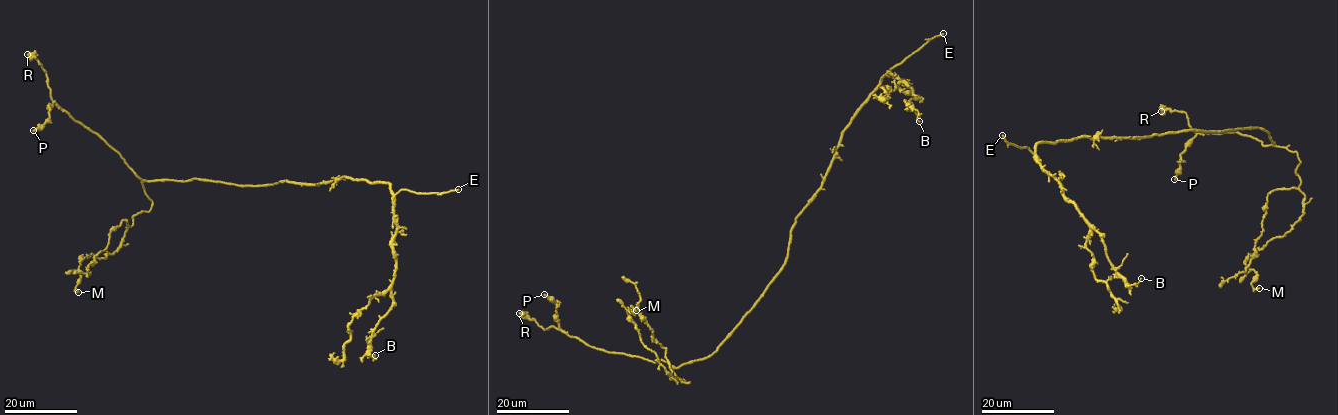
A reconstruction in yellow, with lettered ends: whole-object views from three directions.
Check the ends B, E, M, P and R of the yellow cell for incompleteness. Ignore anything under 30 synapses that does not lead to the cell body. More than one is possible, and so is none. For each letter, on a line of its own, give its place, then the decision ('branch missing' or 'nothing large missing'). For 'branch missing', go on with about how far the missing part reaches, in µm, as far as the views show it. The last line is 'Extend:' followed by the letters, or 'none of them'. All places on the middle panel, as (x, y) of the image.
B: (919, 121) | nothing large missing
E: (943, 33) | branch missing | 40 µm
M: (636, 310) | nothing large missing
P: (544, 294) | branch missing | 35 µm
R: (519, 313) | nothing large missing
Extend: E, P

